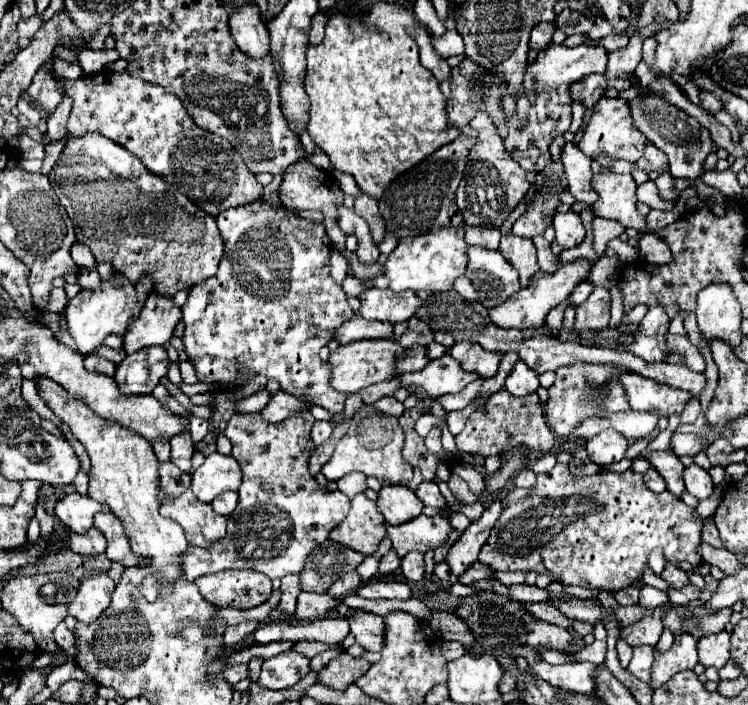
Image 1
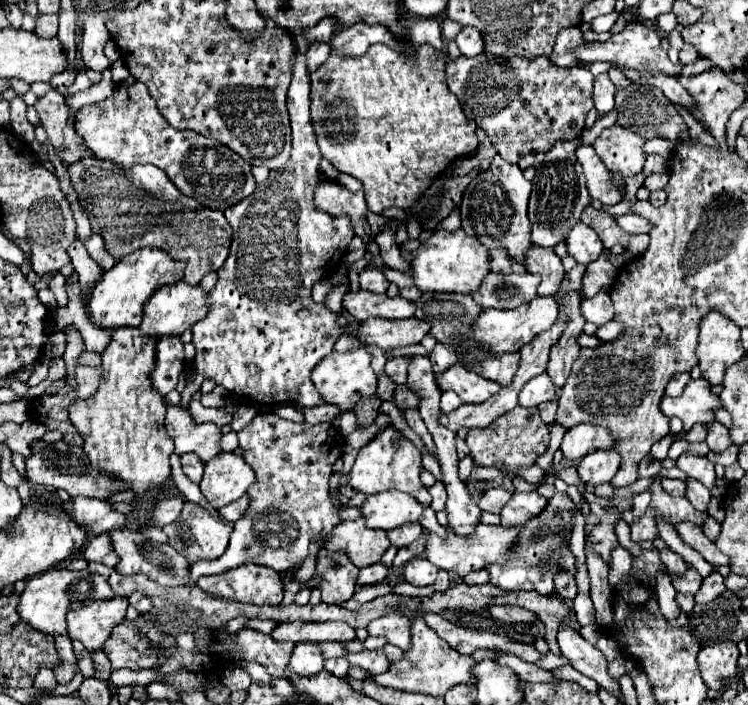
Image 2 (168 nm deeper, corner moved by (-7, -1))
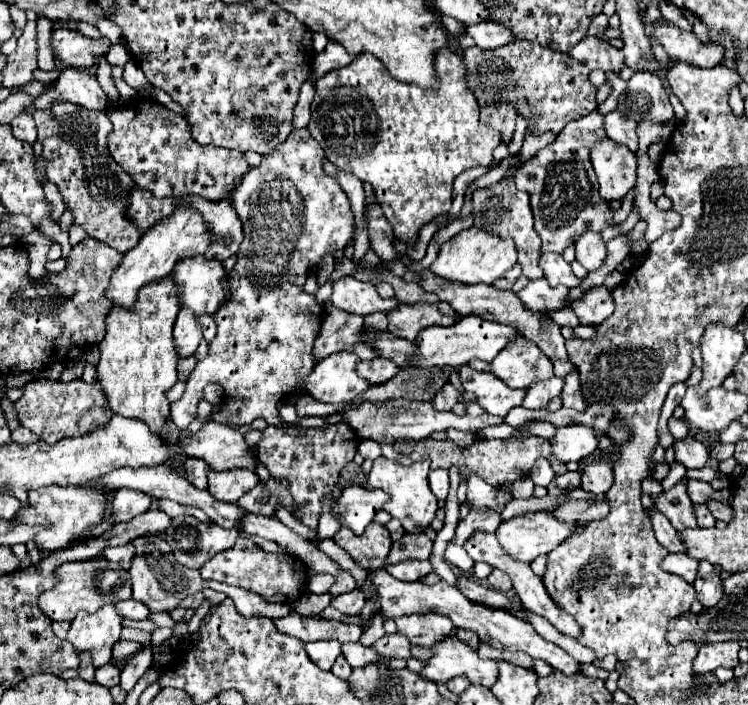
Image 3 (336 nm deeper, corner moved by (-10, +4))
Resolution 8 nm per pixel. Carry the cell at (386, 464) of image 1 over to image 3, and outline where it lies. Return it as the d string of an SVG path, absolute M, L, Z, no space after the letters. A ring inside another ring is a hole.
M377 458L373 462L373 468L369 472L367 478L367 486L369 490L383 490L389 494L389 500L383 504L383 510L389 512L391 516L399 518L405 532L423 532L425 528L429 528L429 524L433 522L433 518L437 516L437 498L433 496L429 482L427 482L427 474L429 474L429 462L415 462L413 466L401 466L393 460L387 458Z

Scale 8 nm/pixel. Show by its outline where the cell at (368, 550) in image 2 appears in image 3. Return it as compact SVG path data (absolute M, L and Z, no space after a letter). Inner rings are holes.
M371 522L363 536L356 536L351 530L341 527L333 540L365 570L385 566L385 558L391 550L389 532L377 522Z

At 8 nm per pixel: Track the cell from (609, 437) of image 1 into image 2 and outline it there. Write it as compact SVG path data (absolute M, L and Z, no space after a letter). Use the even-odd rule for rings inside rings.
M600 449L592 451L578 463L578 473L586 483L600 485L604 481L612 481L620 467L620 453L616 449Z

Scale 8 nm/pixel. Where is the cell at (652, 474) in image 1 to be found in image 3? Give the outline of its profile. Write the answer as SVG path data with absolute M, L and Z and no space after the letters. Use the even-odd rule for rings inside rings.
M689 480L687 492L689 492L689 498L693 500L693 504L707 504L707 502L711 502L711 500L731 504L731 490L729 490L729 488L713 490L711 484L701 482L701 480Z

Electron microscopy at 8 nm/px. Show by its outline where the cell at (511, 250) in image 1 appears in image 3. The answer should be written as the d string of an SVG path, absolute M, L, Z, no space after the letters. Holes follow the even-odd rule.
M541 254L541 260L539 260L543 272L545 272L545 278L551 286L559 286L559 284L565 284L569 288L575 288L579 286L579 278L573 274L571 266L563 260L561 254Z

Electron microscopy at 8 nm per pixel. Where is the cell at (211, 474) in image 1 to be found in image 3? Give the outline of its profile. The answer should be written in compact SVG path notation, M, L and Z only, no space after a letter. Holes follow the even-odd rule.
M249 470L209 472L209 494L223 502L237 502L245 492L259 484L259 476Z

